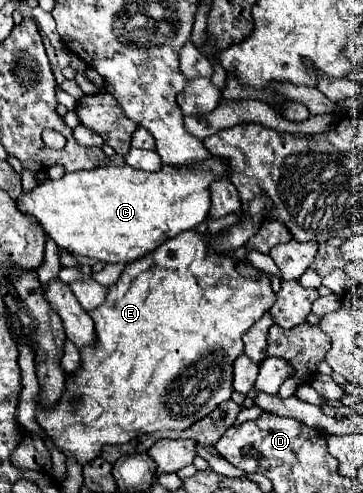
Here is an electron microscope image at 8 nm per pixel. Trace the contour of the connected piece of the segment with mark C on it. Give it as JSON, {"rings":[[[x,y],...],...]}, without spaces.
{"rings":[[[211,159],[211,167],[199,167],[199,171],[175,171],[173,167],[163,167],[157,173],[147,173],[133,169],[129,165],[115,167],[95,167],[87,171],[65,173],[61,179],[45,179],[29,193],[21,193],[17,197],[17,207],[23,215],[31,215],[39,221],[49,239],[55,241],[59,249],[67,249],[73,255],[91,257],[103,263],[131,263],[153,249],[157,249],[167,239],[175,235],[199,227],[211,205],[211,197],[207,195],[207,183],[215,179],[215,175],[227,177],[227,167],[219,163],[219,159]]]}

